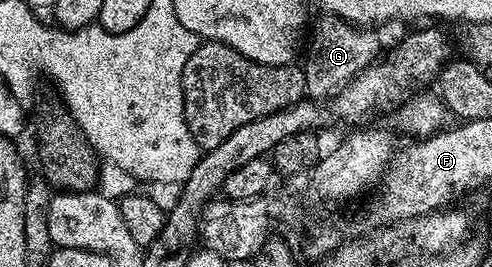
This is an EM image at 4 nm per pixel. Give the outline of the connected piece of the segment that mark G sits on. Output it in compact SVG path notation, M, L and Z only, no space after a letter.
M324 17L315 28L311 42L305 48L304 91L313 100L329 100L344 89L358 73L376 61L380 42L372 31L348 24L338 18Z

